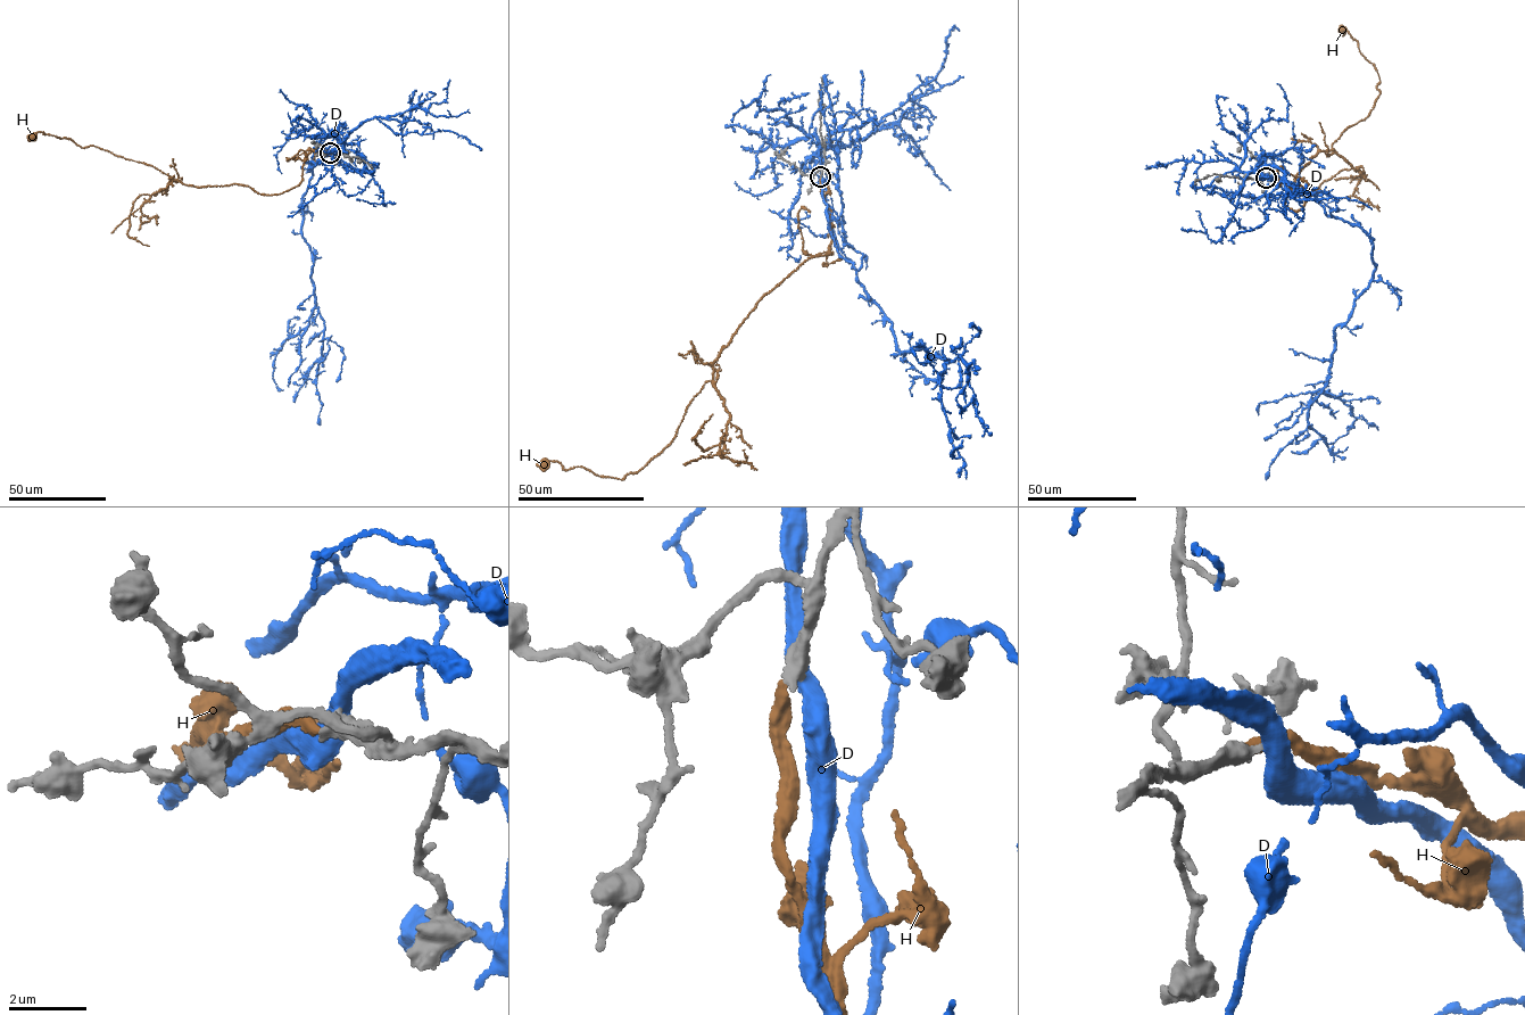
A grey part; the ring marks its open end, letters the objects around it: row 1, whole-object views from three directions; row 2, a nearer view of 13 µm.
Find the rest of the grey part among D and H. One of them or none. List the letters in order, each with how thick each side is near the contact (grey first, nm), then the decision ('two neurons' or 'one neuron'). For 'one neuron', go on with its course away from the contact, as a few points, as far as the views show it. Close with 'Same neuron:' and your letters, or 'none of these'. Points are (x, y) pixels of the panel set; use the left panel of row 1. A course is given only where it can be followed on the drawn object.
D: 480 nm thick on the grey side, 480 nm on the other; two neurons
H: 440 nm thick on the grey side, 320 nm on the other; one neuron; it runs (330, 153), (308, 154), (299, 184), (271, 195), (233, 183), (188, 186), (92, 146), (42, 132), (32, 137)
Same neuron: H

